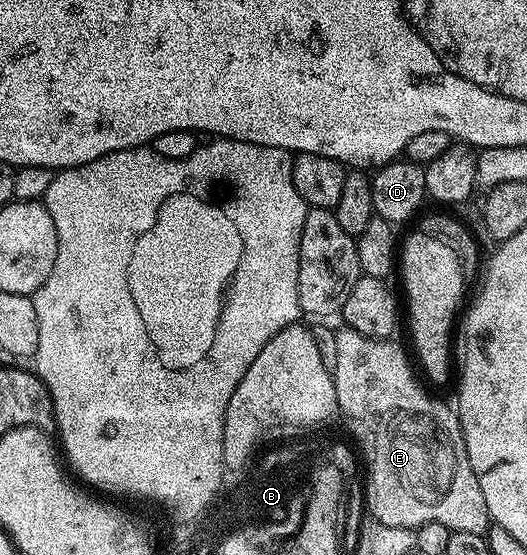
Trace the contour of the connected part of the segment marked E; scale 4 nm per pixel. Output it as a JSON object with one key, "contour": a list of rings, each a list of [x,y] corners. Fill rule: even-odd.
{"contour":[[[343,327],[337,332],[337,367],[333,370],[335,379],[335,404],[347,405],[355,417],[363,417],[371,429],[375,429],[375,481],[366,478],[365,505],[369,513],[375,516],[374,520],[385,527],[405,527],[416,530],[425,523],[445,523],[453,531],[473,531],[474,533],[486,534],[489,528],[489,514],[487,504],[481,495],[481,487],[473,467],[469,463],[469,455],[465,447],[463,429],[459,425],[459,418],[456,410],[451,409],[443,401],[438,401],[435,397],[430,397],[425,390],[419,386],[419,381],[415,378],[415,373],[411,370],[411,365],[407,362],[407,353],[399,345],[394,345],[394,340],[380,339],[378,337],[362,337],[360,333],[354,333],[352,329]]]}

